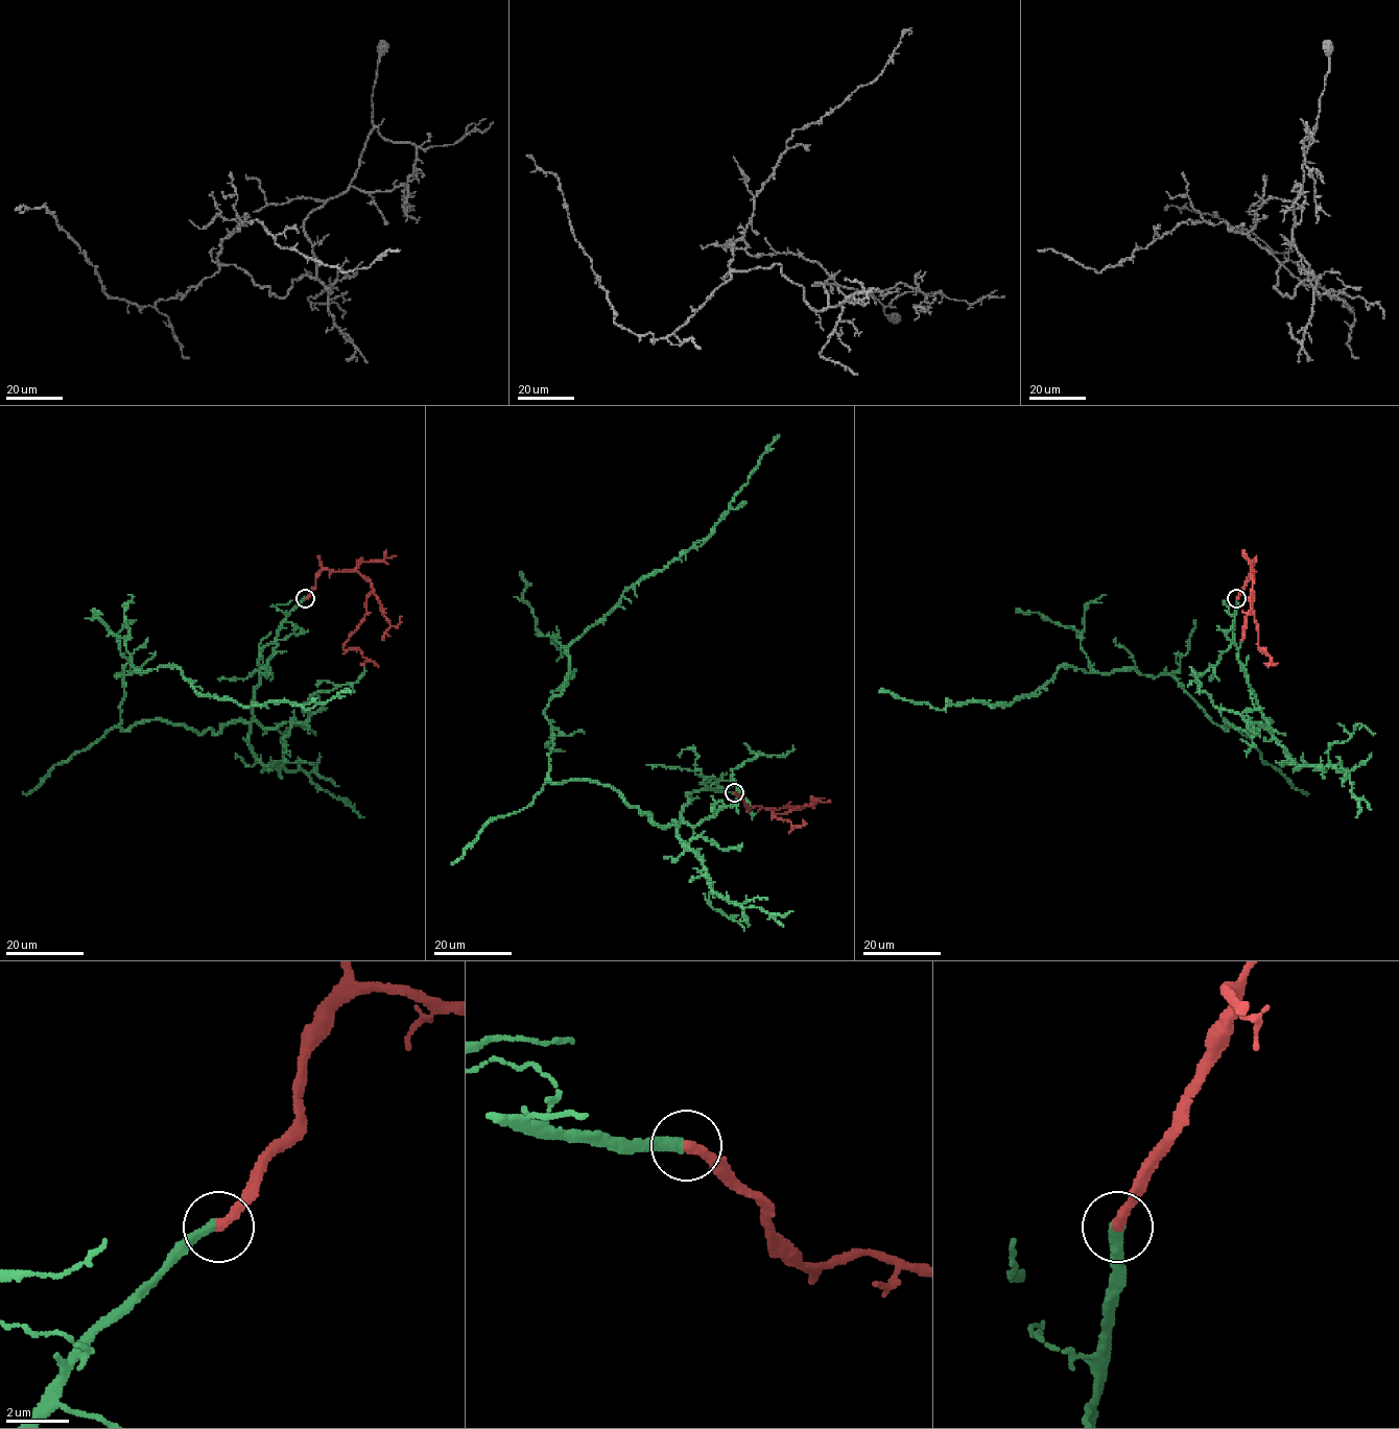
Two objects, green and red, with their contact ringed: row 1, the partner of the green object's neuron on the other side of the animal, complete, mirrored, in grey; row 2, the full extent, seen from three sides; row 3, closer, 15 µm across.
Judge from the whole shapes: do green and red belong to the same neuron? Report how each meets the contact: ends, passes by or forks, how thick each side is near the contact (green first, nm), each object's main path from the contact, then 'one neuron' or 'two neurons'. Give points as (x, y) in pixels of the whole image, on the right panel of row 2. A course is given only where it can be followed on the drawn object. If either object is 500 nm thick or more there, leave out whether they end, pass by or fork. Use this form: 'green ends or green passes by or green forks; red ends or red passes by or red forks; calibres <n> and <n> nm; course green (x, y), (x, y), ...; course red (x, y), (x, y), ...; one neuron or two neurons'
green ends; red ends; calibres 320 and 320 nm; course green (1237, 598), (1257, 734), (1134, 669), (1062, 665), (1009, 706), (880, 691); course red (1237, 598), (1250, 569), (1254, 571), (1253, 614), (1258, 648), (1271, 658), (1269, 666); one neuron

